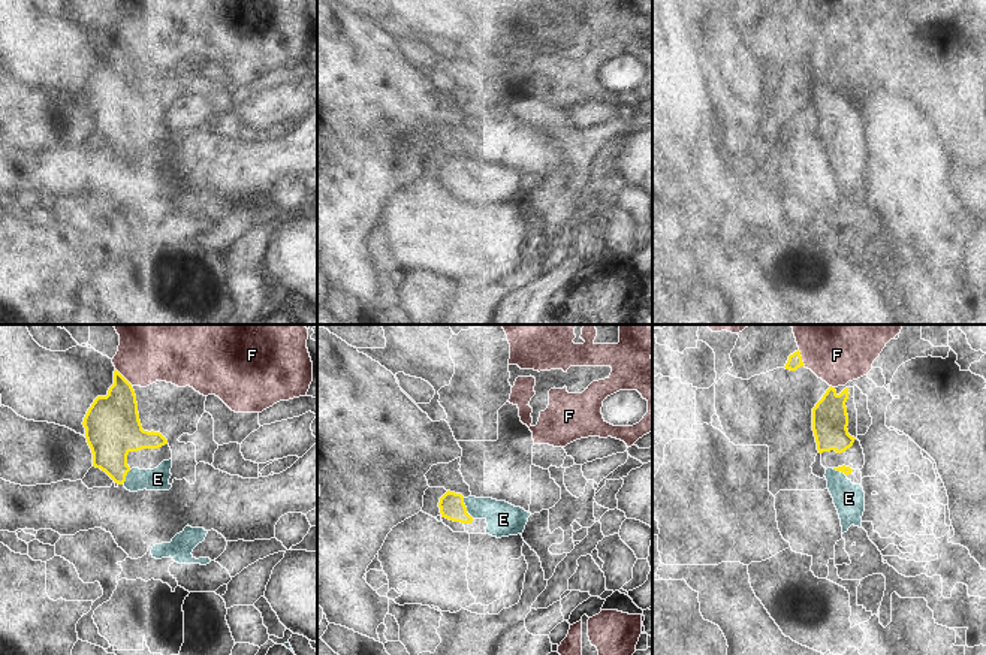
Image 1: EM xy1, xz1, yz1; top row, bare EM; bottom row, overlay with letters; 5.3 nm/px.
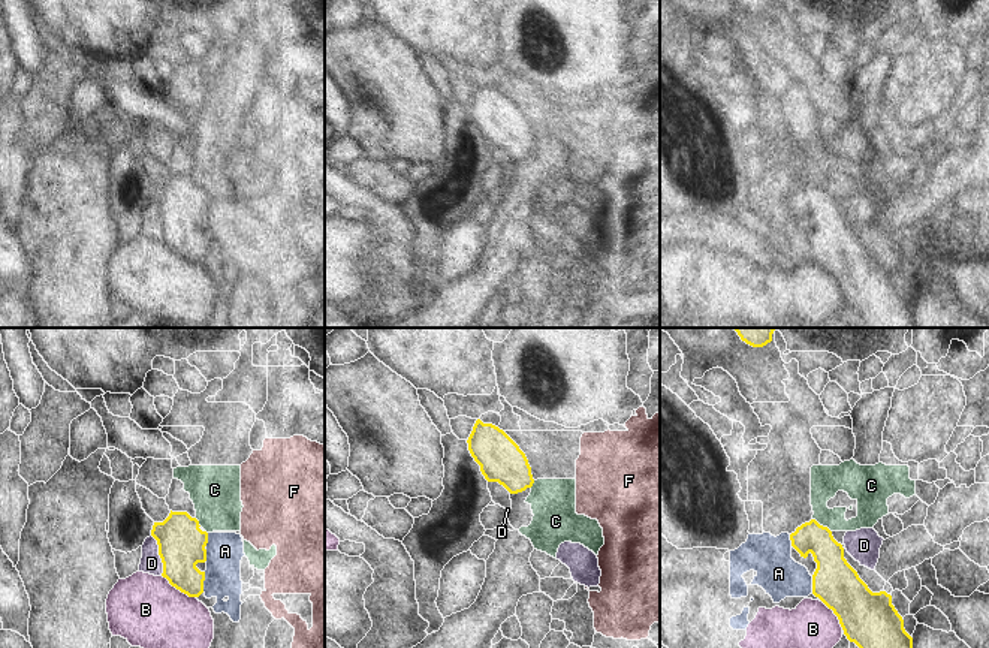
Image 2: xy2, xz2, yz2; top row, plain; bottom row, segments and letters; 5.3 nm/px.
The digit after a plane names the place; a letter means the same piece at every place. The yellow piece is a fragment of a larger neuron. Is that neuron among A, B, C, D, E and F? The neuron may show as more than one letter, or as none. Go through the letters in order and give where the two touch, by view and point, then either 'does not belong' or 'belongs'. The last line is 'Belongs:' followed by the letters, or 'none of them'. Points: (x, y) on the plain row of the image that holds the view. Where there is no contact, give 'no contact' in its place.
A: contact xy2 (202, 247); does not belong
B: contact xy2 (178, 253); does not belong
C: contact yz2 (822, 190); does not belong
D: contact xy2 (159, 219); does not belong
E: contact xz1 (466, 174); belongs
F: contact xy1 (123, 42); does not belong
Belongs: E

